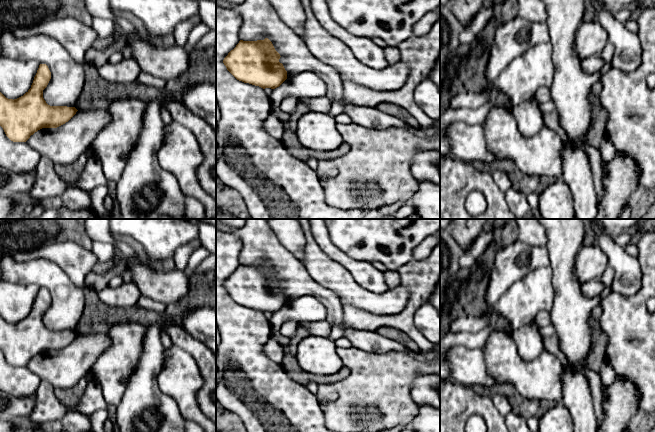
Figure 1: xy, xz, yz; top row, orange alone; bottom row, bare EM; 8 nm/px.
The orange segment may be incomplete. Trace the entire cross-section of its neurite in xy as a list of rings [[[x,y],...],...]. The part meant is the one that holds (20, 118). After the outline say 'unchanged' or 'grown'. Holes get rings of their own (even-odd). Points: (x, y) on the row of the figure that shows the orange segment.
[[[40,64],[31,88],[17,99],[8,99],[0,92],[0,126],[13,142],[26,142],[31,135],[42,128],[57,128],[68,122],[78,111],[75,107],[50,106],[43,98],[43,90],[51,79],[46,64]]] | unchanged

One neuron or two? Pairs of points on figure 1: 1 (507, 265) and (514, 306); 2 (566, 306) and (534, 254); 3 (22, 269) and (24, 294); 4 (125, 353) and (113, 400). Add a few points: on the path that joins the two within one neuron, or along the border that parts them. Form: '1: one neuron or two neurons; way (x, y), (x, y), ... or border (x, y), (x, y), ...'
1: two neurons; border (531, 271), (516, 280), (496, 302)
2: two neurons; border (545, 246), (550, 264)
3: two neurons; border (10, 282), (33, 283), (40, 287)
4: one neuron; way (115, 365), (113, 367), (113, 388)

